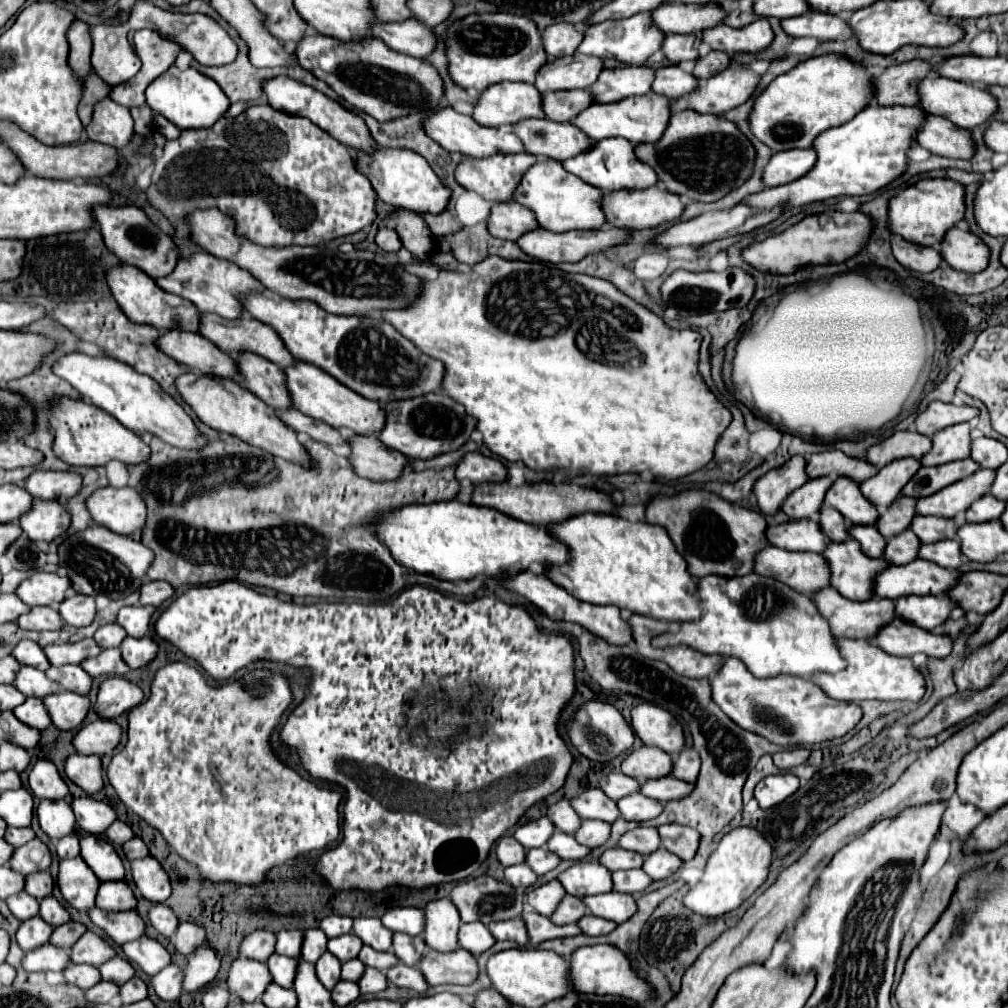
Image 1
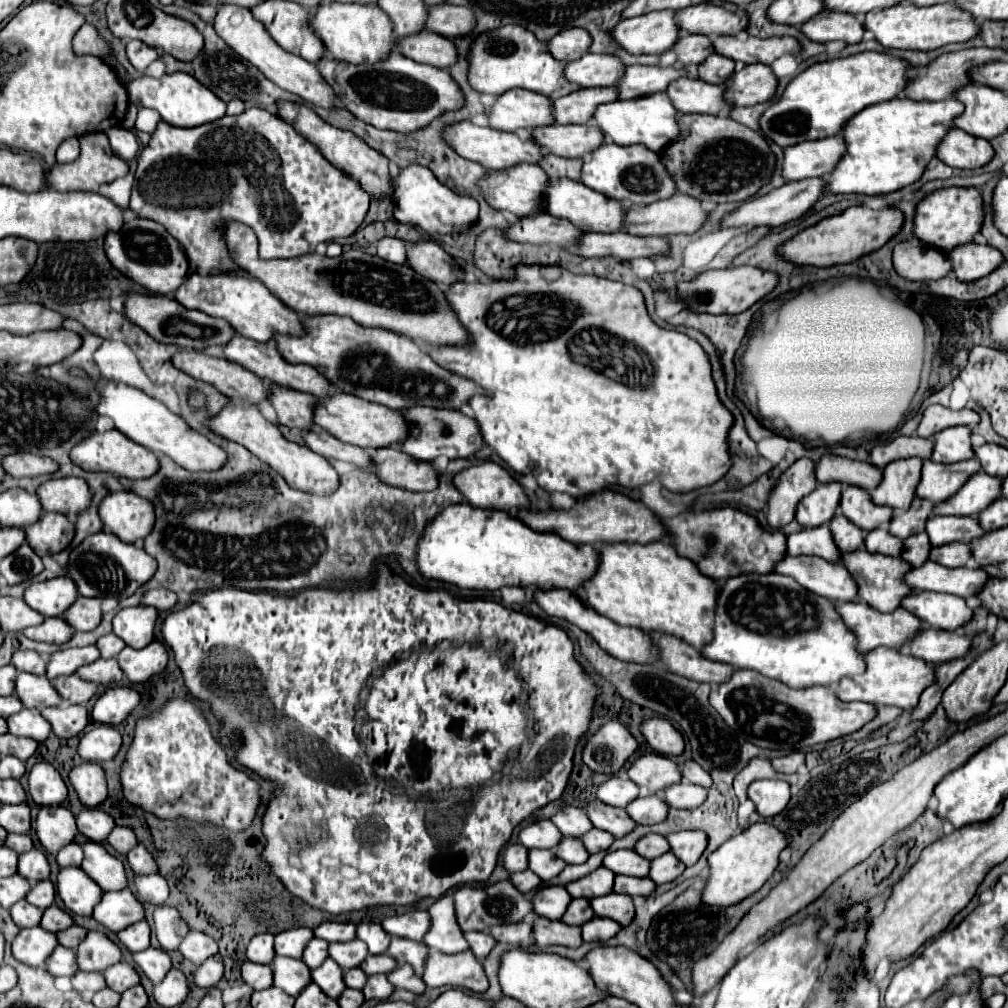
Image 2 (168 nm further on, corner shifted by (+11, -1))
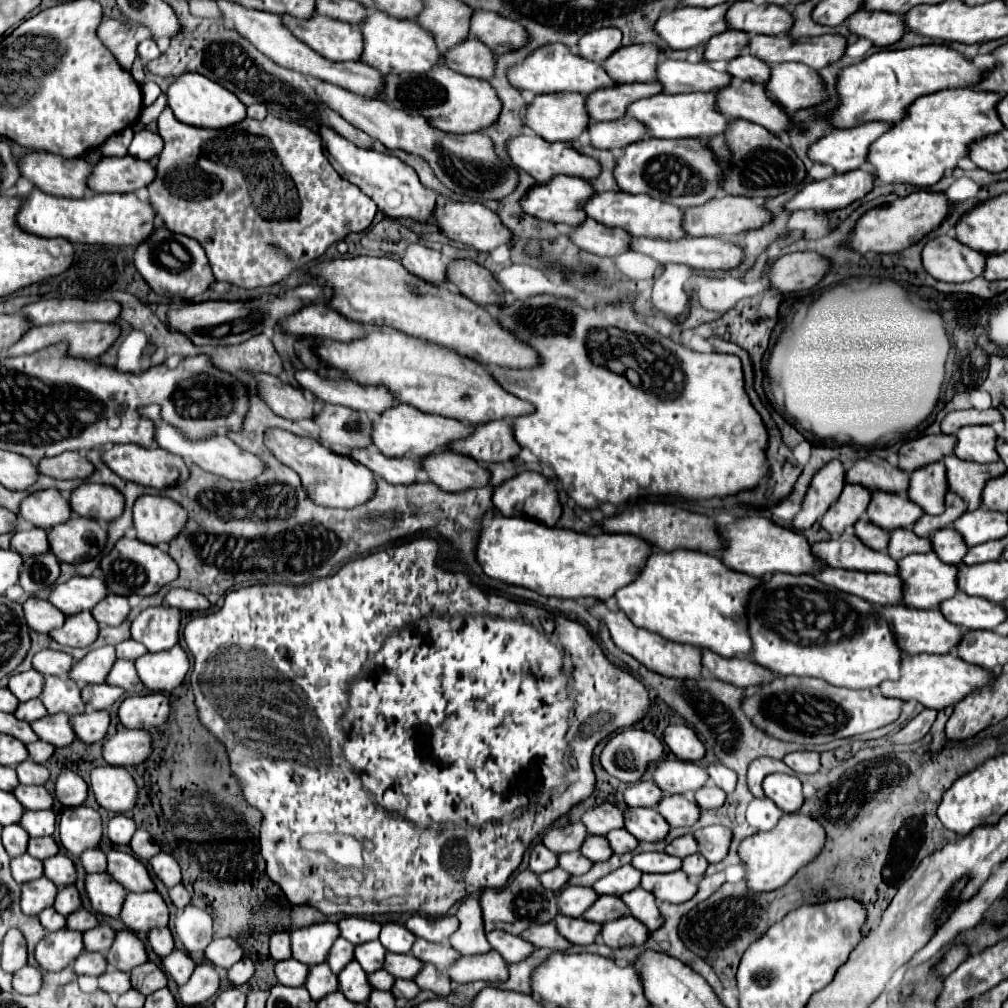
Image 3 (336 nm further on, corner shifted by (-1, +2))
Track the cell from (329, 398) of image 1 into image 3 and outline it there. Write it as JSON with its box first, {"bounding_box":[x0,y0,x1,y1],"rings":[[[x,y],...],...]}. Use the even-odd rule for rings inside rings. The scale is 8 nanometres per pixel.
{"bounding_box":[372,405,472,457],"rings":[[[394,405],[382,411],[374,421],[372,421],[372,447],[386,453],[388,457],[402,457],[402,455],[414,455],[414,457],[424,457],[428,453],[446,449],[446,445],[458,437],[464,437],[472,431],[472,425],[464,425],[456,419],[440,417],[440,415],[428,415],[422,413],[410,405]]]}

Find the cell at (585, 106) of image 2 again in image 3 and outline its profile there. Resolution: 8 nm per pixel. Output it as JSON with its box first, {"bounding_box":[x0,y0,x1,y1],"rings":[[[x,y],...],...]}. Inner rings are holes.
{"bounding_box":[586,83,660,121],"rings":[[[624,83],[616,87],[606,87],[606,89],[596,89],[586,97],[586,111],[592,121],[612,121],[612,119],[622,119],[626,105],[630,101],[638,101],[642,97],[652,97],[660,93],[658,83]]]}

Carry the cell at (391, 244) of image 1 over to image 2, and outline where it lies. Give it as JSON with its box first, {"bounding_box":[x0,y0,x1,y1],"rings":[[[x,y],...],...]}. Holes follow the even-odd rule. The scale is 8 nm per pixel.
{"bounding_box":[376,238,406,264],"rings":[[[382,238],[382,240],[378,240],[376,248],[378,248],[380,258],[394,262],[394,264],[402,264],[402,262],[406,264],[406,242],[404,240]]]}

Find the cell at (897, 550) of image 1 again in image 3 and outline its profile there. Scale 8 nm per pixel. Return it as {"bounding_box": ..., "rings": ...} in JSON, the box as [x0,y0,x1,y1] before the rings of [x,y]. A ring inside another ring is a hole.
{"bounding_box":[930,527,966,563],"rings":[[[946,527],[946,529],[938,529],[936,533],[930,535],[932,541],[932,551],[940,557],[942,563],[962,563],[962,553],[966,553],[966,545],[964,541],[960,541],[958,533],[954,533],[954,529]]]}

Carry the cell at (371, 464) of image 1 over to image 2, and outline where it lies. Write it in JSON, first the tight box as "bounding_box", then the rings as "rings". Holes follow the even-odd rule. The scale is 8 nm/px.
{"bounding_box":[374,448,440,492],"rings":[[[398,448],[376,450],[374,468],[378,468],[376,472],[382,482],[410,492],[430,492],[438,488],[440,472],[434,462],[422,462]]]}

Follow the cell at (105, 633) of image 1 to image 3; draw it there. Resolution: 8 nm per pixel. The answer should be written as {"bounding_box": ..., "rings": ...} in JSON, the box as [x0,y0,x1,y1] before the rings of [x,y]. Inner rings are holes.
{"bounding_box":[116,639,148,661],"rings":[[[126,639],[126,641],[122,641],[122,643],[116,645],[116,655],[118,655],[120,659],[136,661],[136,657],[140,657],[140,655],[146,653],[146,651],[148,651],[148,649],[146,649],[142,643],[134,641],[134,639]]]}

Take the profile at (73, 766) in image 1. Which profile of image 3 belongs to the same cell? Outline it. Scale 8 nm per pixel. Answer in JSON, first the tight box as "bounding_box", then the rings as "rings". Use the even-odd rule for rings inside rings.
{"bounding_box":[90,767,138,813],"rings":[[[94,767],[90,773],[90,787],[94,791],[94,797],[100,807],[114,811],[114,813],[126,813],[134,807],[134,797],[138,793],[138,787],[134,785],[134,779],[124,767]]]}

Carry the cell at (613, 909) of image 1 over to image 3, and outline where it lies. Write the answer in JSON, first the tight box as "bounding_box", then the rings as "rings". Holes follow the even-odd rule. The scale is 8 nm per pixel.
{"bounding_box":[622,887,662,929],"rings":[[[636,887],[634,891],[628,891],[622,895],[622,901],[628,907],[628,913],[642,921],[648,929],[658,929],[662,925],[662,917],[658,917],[658,905],[652,893],[648,893],[642,887]]]}

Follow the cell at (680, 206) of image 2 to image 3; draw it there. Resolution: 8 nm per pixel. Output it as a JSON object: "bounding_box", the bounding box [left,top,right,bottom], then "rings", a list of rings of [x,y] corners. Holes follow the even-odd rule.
{"bounding_box":[682,197,770,237],"rings":[[[714,197],[708,203],[700,205],[700,207],[688,207],[684,209],[684,219],[682,219],[682,229],[690,235],[690,237],[702,237],[702,235],[710,235],[710,237],[734,237],[746,229],[754,229],[754,227],[762,227],[770,221],[770,213],[762,209],[762,205],[758,205],[756,201],[750,201],[748,197]]]}

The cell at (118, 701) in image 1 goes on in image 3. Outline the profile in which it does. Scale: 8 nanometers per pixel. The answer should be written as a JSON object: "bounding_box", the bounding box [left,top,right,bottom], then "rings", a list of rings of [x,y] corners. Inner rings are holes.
{"bounding_box":[118,693,170,729],"rings":[[[162,693],[128,695],[118,707],[118,717],[122,725],[130,729],[150,729],[162,725],[168,713],[170,705]]]}

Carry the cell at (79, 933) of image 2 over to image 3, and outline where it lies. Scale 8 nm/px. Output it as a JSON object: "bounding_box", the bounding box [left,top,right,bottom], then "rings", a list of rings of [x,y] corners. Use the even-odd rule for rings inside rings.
{"bounding_box":[84,925,114,953],"rings":[[[98,925],[84,933],[84,949],[106,953],[106,949],[110,949],[112,939],[114,939],[114,931],[108,925]]]}

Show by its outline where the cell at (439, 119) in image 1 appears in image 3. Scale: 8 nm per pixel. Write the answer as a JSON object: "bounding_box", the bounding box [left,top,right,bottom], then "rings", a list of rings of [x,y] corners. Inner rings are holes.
{"bounding_box":[506,135,600,183],"rings":[[[538,135],[510,137],[506,141],[506,151],[508,151],[508,157],[510,157],[512,165],[516,165],[518,169],[532,175],[538,183],[550,181],[552,175],[576,175],[576,177],[582,177],[582,179],[590,179],[590,177],[596,177],[600,173],[600,165],[594,159],[578,153],[570,143],[562,143],[562,141],[550,143],[550,141],[546,141]]]}

